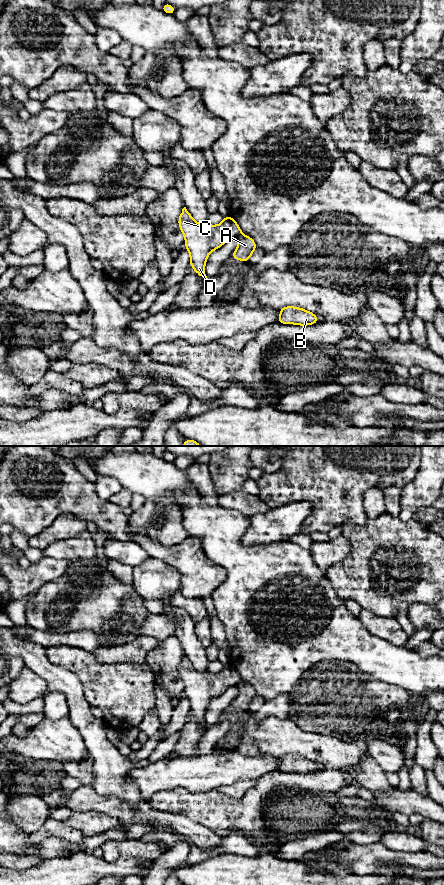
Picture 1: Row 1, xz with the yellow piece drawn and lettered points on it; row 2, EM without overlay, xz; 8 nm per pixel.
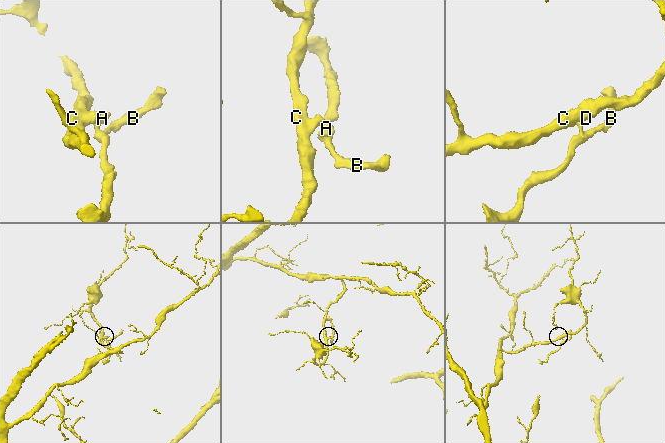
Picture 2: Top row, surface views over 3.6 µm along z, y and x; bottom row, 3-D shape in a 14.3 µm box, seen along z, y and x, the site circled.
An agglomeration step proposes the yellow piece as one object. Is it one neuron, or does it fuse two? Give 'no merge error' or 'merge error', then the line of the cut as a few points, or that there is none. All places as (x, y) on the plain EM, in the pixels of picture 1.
merge error; cut in xz along (242, 681), (236, 685)

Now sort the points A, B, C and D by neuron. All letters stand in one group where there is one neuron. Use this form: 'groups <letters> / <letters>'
groups A B / C D

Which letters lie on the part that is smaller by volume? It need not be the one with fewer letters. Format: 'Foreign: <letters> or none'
Foreign: A, B

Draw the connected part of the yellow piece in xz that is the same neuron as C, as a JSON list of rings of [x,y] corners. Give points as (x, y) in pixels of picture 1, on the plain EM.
[[[184,655],[178,667],[178,673],[185,685],[186,698],[190,702],[190,715],[199,724],[204,724],[206,708],[210,701],[220,696],[229,687],[242,682],[237,670],[230,664],[223,666],[220,673],[197,671]]]

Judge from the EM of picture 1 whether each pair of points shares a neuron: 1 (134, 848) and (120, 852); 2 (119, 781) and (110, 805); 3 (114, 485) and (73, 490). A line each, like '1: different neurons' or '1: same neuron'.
1: same neuron
2: different neurons
3: different neurons

